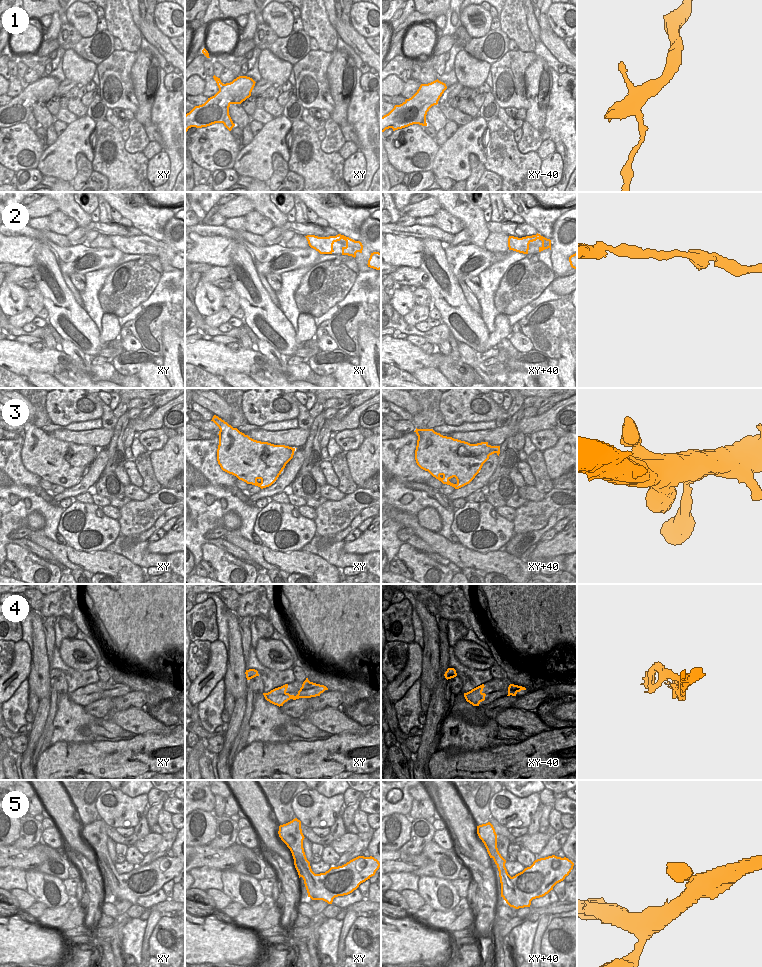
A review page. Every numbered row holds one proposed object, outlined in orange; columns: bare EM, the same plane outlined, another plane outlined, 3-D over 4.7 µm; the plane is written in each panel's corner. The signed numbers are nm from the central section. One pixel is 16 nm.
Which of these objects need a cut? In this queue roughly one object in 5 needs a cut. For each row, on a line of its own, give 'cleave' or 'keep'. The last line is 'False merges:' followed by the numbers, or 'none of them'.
1: keep
2: keep
3: keep
4: keep
5: keep
False merges: none of them

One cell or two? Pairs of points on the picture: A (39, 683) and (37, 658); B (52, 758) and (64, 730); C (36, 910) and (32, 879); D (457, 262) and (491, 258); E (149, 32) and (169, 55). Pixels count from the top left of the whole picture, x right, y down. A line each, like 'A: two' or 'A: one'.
A: one
B: two
C: two
D: one
E: one

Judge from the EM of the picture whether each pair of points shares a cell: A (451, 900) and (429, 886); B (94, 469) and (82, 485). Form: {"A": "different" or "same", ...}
{"A": "same", "B": "same"}

